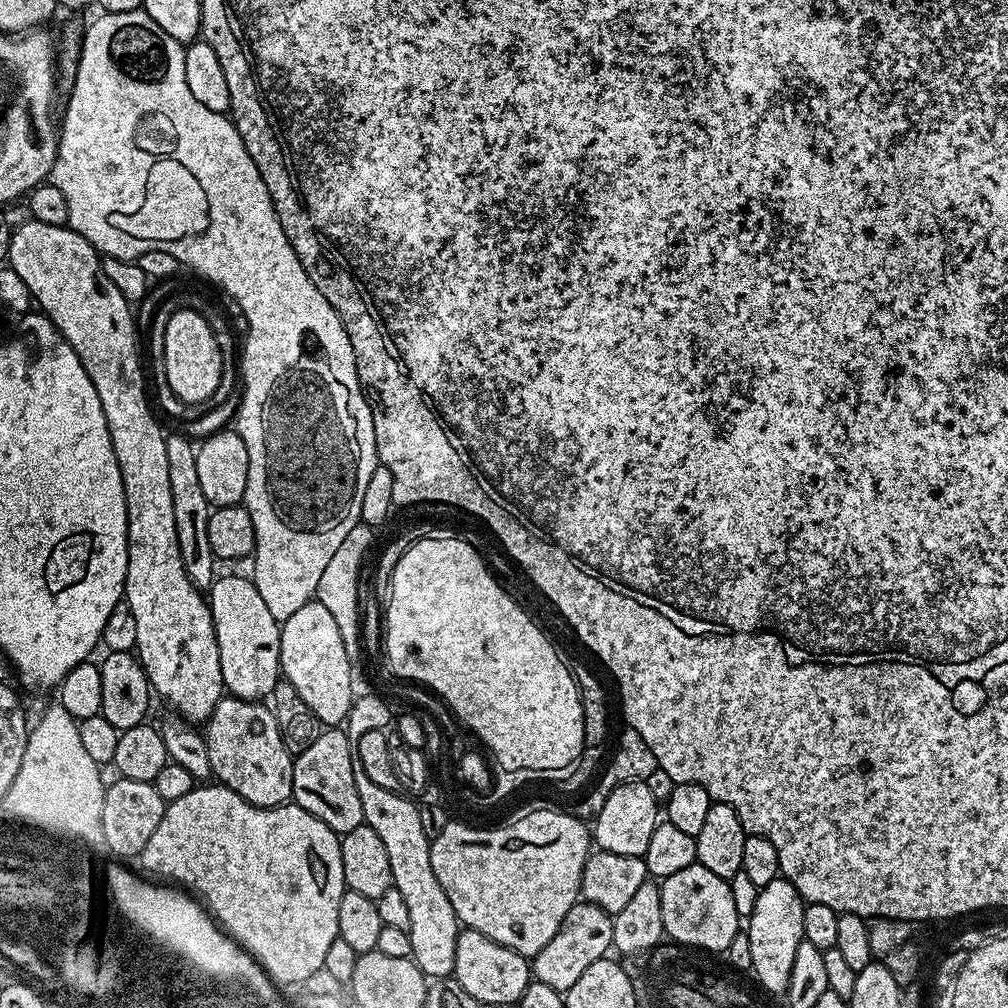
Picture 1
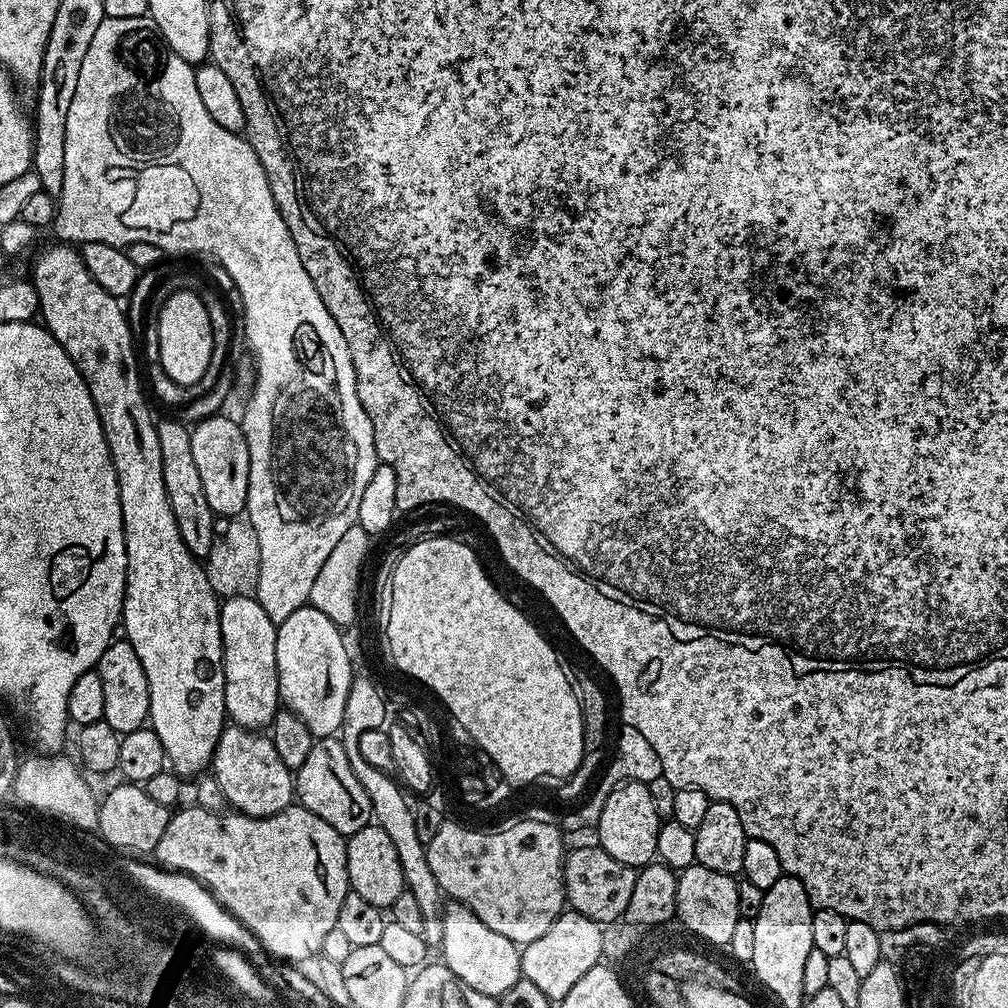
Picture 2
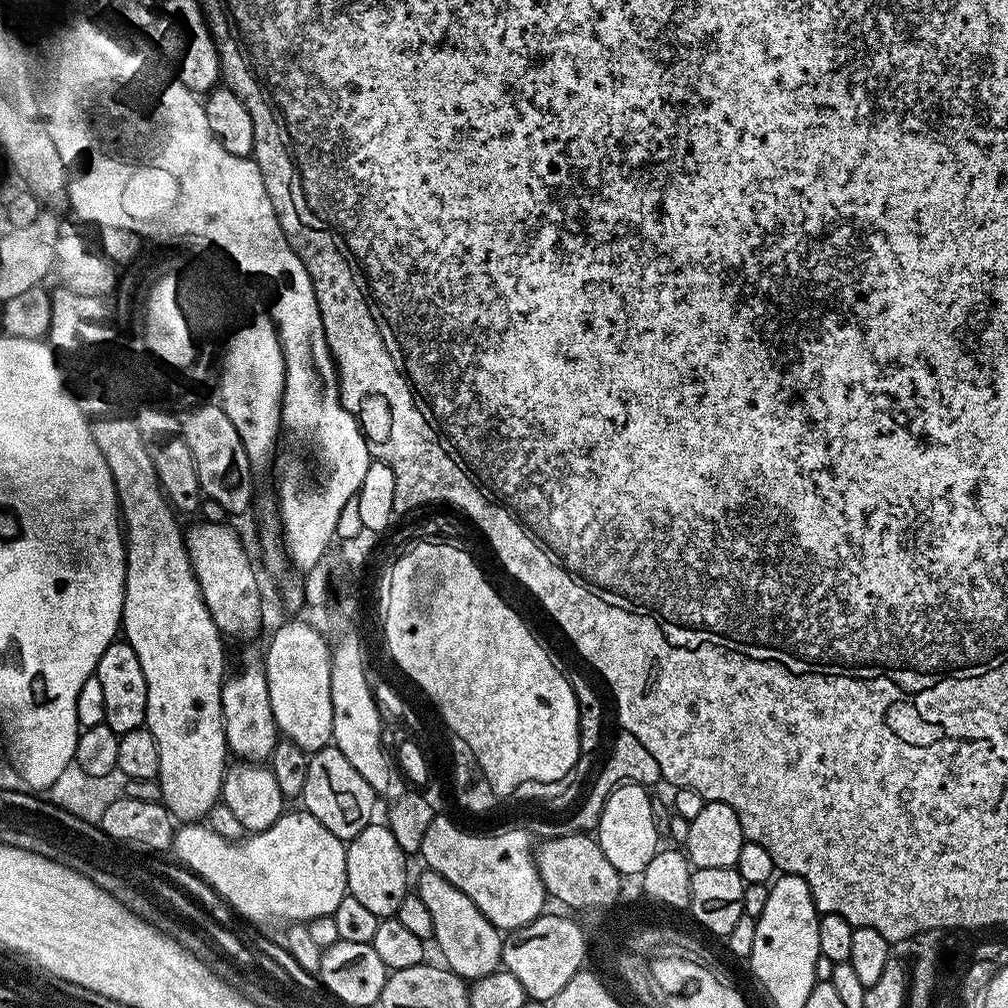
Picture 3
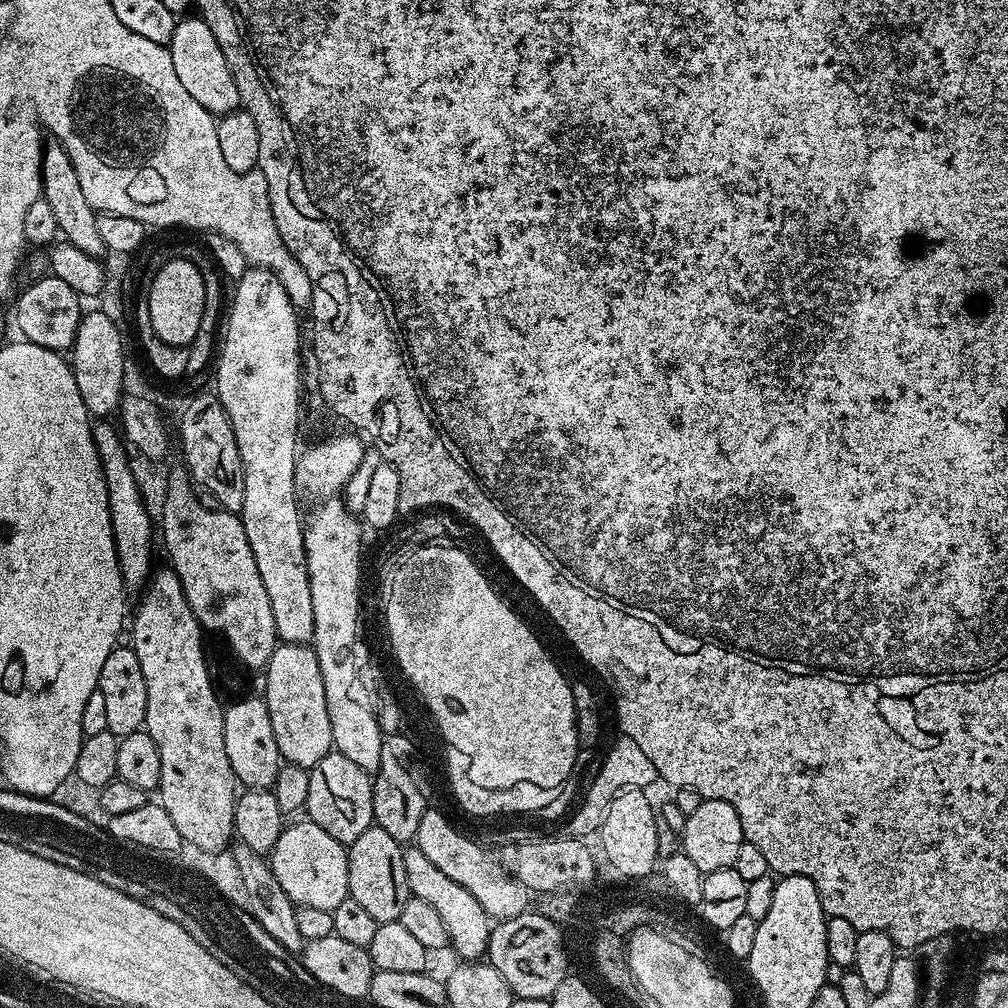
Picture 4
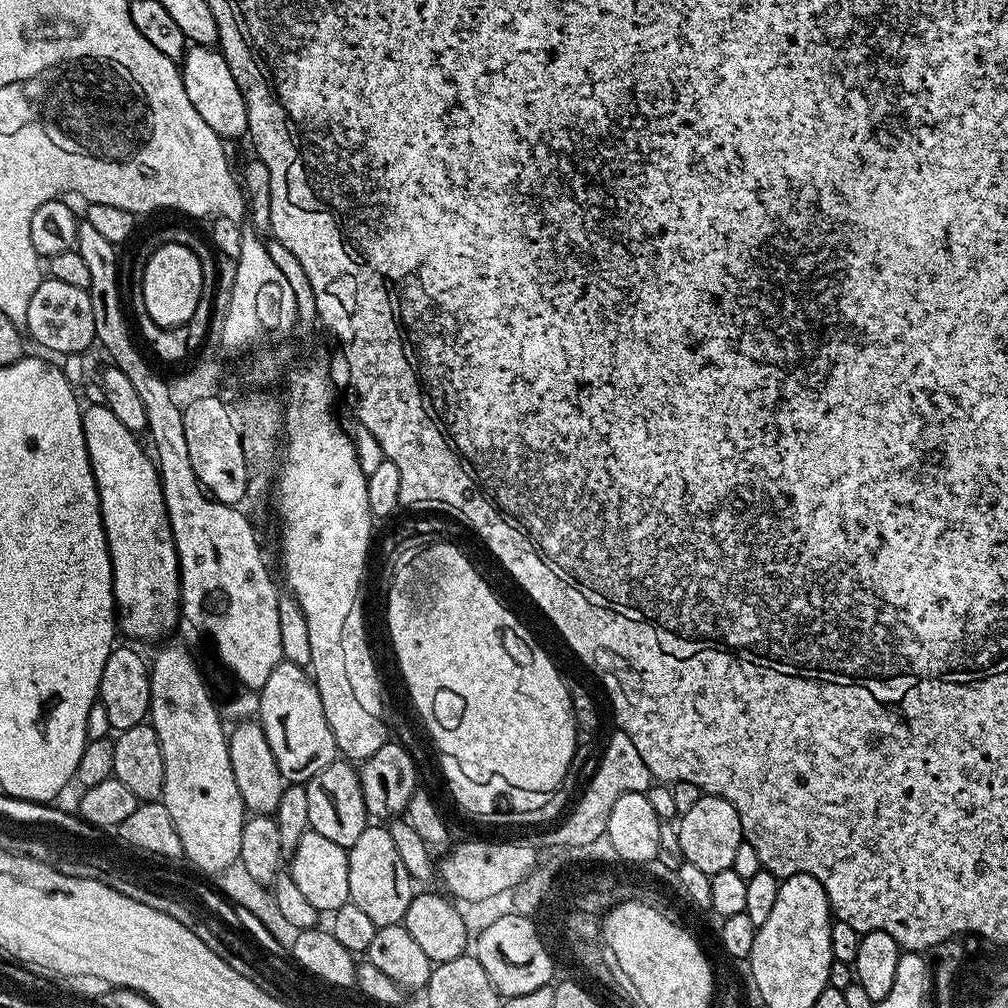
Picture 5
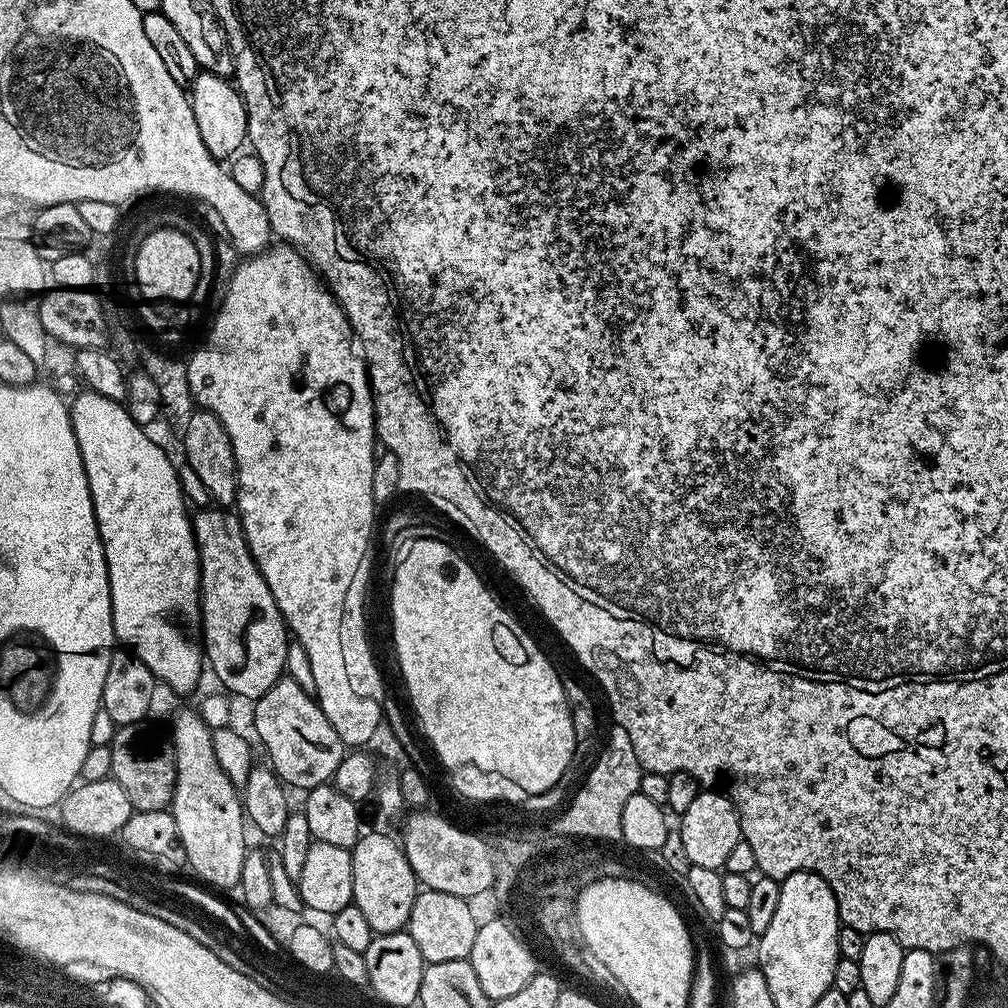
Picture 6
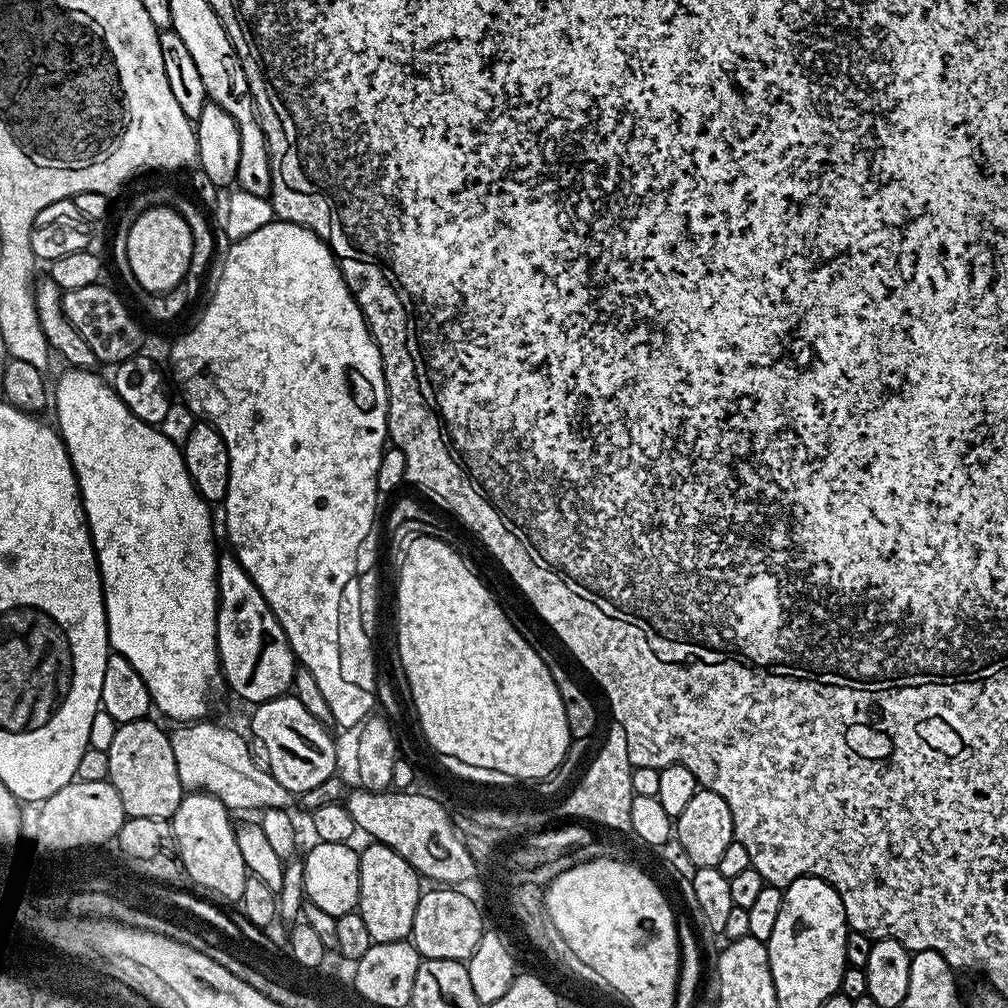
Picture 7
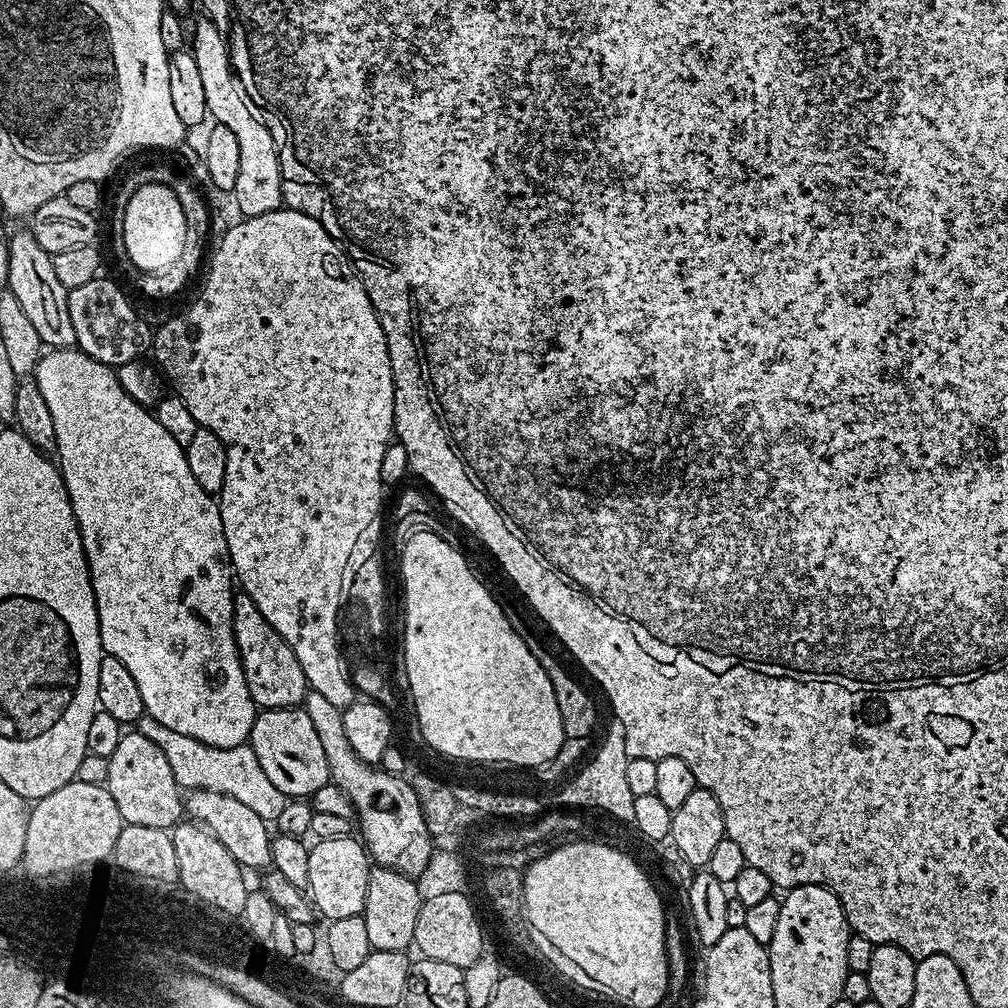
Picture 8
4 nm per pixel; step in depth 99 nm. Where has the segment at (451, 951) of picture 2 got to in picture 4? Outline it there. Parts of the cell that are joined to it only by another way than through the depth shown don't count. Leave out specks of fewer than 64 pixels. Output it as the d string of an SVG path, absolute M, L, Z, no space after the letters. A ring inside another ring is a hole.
M418 847L404 848L404 865L409 893L422 898L422 902L430 902L430 906L434 906L434 911L442 917L451 951L456 951L461 961L479 961L487 953L488 935L492 933L493 925L486 910L482 910L478 898L474 898L466 886L454 882L454 878L442 874L442 870L438 870L438 866L434 866L434 862L430 862L430 858L426 858L426 854L422 854Z

